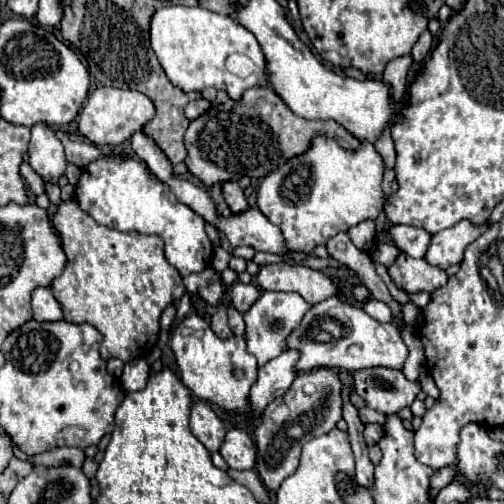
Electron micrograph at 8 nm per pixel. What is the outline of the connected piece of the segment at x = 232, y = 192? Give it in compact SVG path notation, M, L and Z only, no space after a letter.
M225 181L225 183L221 185L221 189L223 189L223 197L225 197L225 201L227 201L227 205L231 207L233 213L245 211L245 209L249 207L249 205L247 205L247 199L245 199L245 195L243 195L243 189L239 187L237 181Z

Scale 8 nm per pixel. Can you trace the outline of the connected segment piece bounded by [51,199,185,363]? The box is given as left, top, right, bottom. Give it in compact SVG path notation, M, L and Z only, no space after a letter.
M61 201L55 209L55 215L51 219L55 231L61 237L63 251L67 255L65 271L53 279L51 291L55 299L63 305L63 319L71 323L91 323L101 331L101 357L119 357L121 361L131 361L135 357L147 357L155 343L159 333L159 315L169 305L181 299L185 285L181 281L181 275L175 267L169 265L163 251L163 239L159 235L141 235L141 233L121 233L109 227L99 225L91 215L81 211L77 207L77 201Z

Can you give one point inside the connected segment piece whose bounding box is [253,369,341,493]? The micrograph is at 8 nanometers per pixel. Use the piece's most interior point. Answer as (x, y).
(313, 402)

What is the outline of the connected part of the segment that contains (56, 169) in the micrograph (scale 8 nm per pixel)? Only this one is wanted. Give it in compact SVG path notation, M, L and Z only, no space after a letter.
M37 123L31 127L29 141L29 165L43 177L57 181L65 173L65 153L63 143L57 139L55 131L47 123Z

